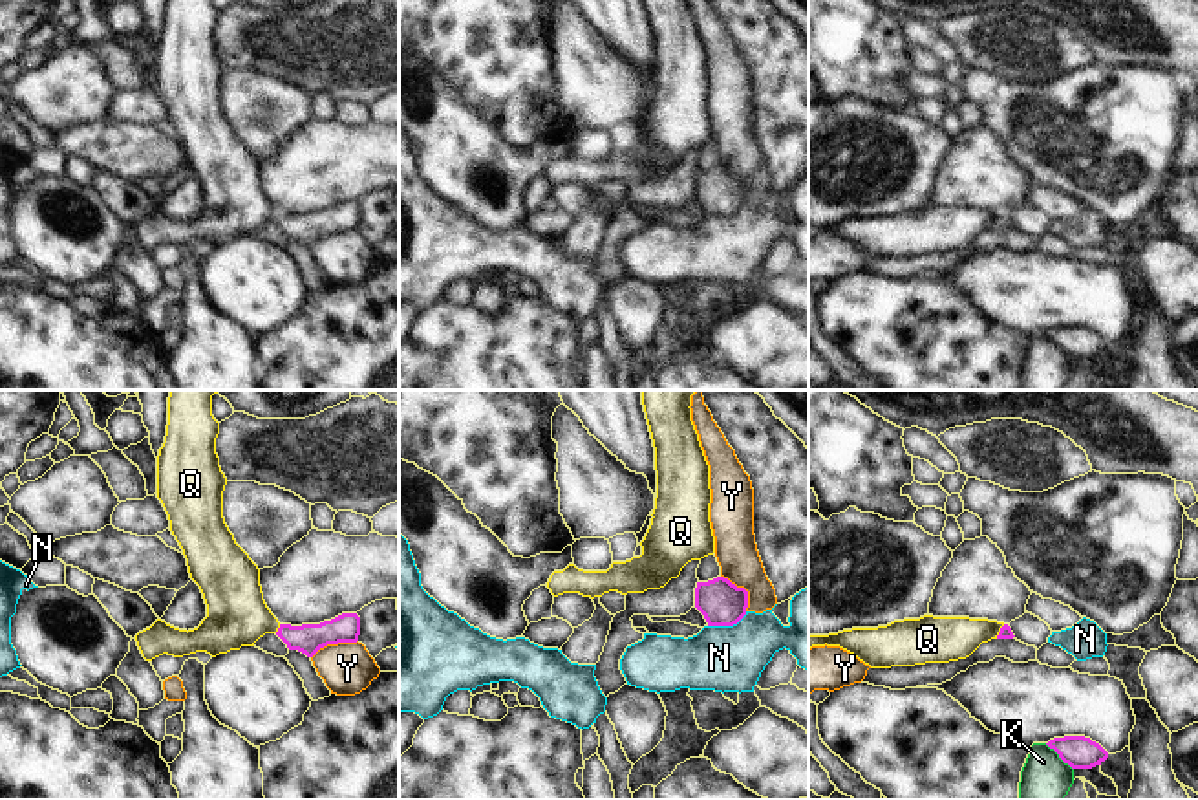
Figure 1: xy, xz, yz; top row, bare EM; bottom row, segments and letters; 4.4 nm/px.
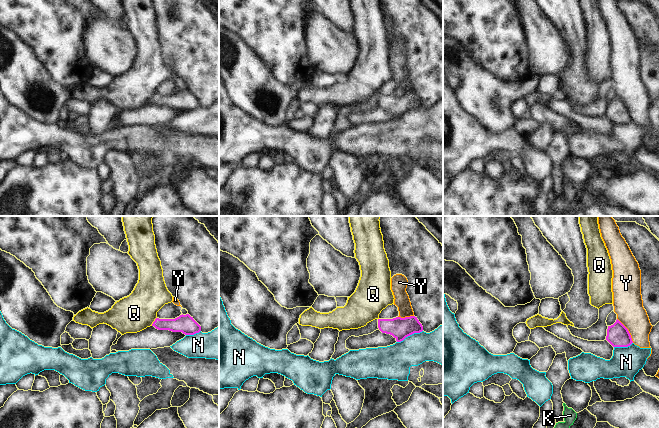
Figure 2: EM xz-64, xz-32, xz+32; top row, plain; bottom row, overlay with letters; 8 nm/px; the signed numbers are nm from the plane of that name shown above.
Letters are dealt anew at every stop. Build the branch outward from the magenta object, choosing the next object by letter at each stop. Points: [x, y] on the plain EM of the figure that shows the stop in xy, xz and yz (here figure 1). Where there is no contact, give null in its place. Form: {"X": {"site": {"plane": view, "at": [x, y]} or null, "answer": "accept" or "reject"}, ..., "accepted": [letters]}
{"K": {"site": {"plane": "yz", "at": [1059, 346]}, "answer": "reject"}, "N": {"site": {"plane": "xz", "at": [727, 215]}, "answer": "reject"}, "Q": {"site": {"plane": "xy", "at": [278, 218]}, "answer": "reject"}, "Y": {"site": {"plane": "xy", "at": [333, 233]}, "answer": "reject"}, "accepted": []}

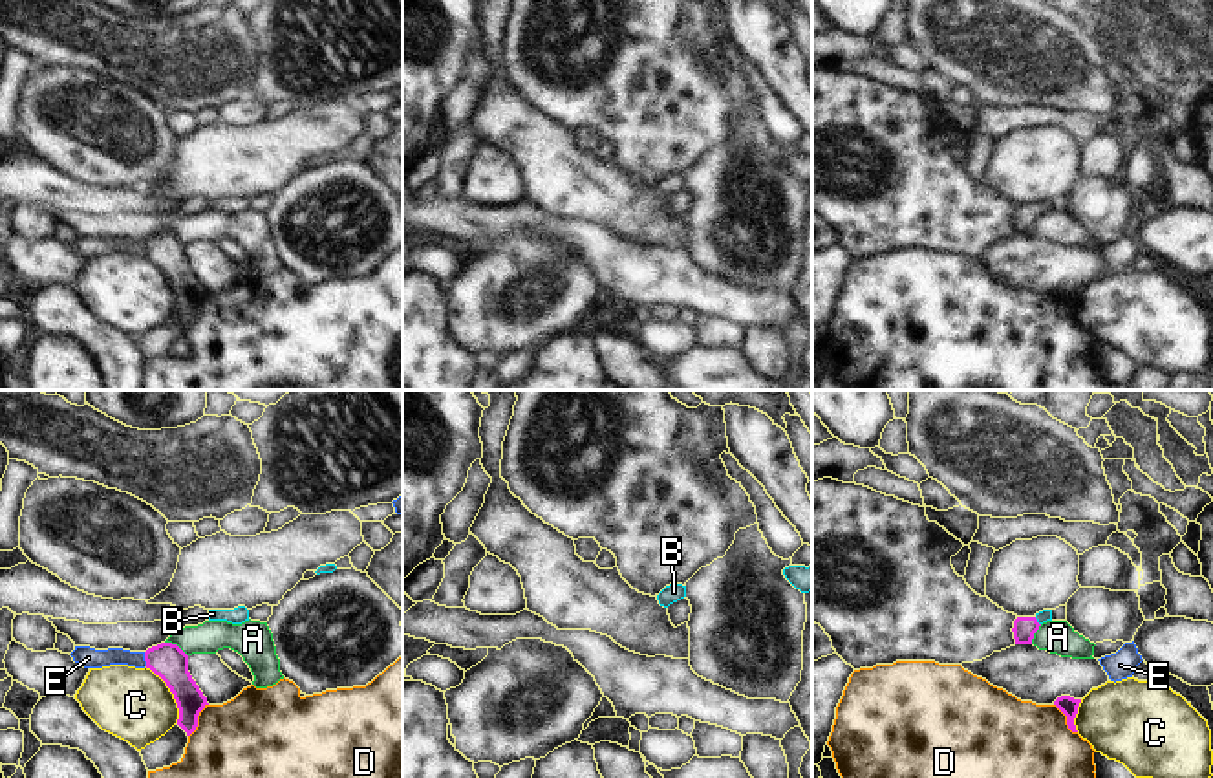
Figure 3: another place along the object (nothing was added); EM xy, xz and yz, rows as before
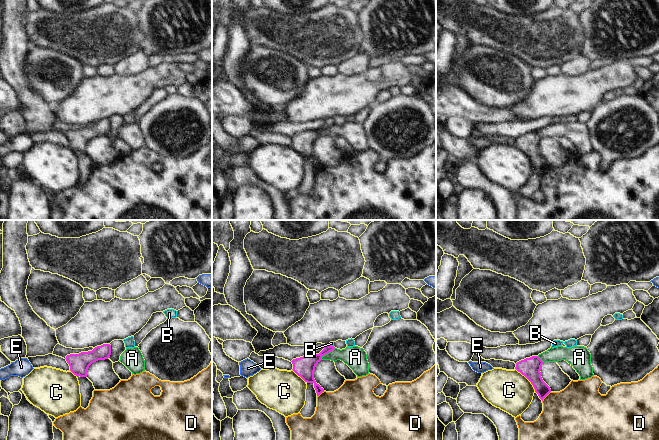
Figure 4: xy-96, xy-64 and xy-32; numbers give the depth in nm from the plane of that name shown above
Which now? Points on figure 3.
{"A": {"site": {"plane": "xy", "at": [176, 235]}, "answer": "reject"}, "B": {"site": {"plane": "yz", "at": [1036, 211]}, "answer": "accept"}, "C": {"site": {"plane": "xy", "at": [171, 280]}, "answer": "reject"}, "D": {"site": {"plane": "xy", "at": [196, 310]}, "answer": "reject"}, "E": {"site": {"plane": "xy", "at": [145, 249]}, "answer": "reject"}, "accepted": ["B"]}

